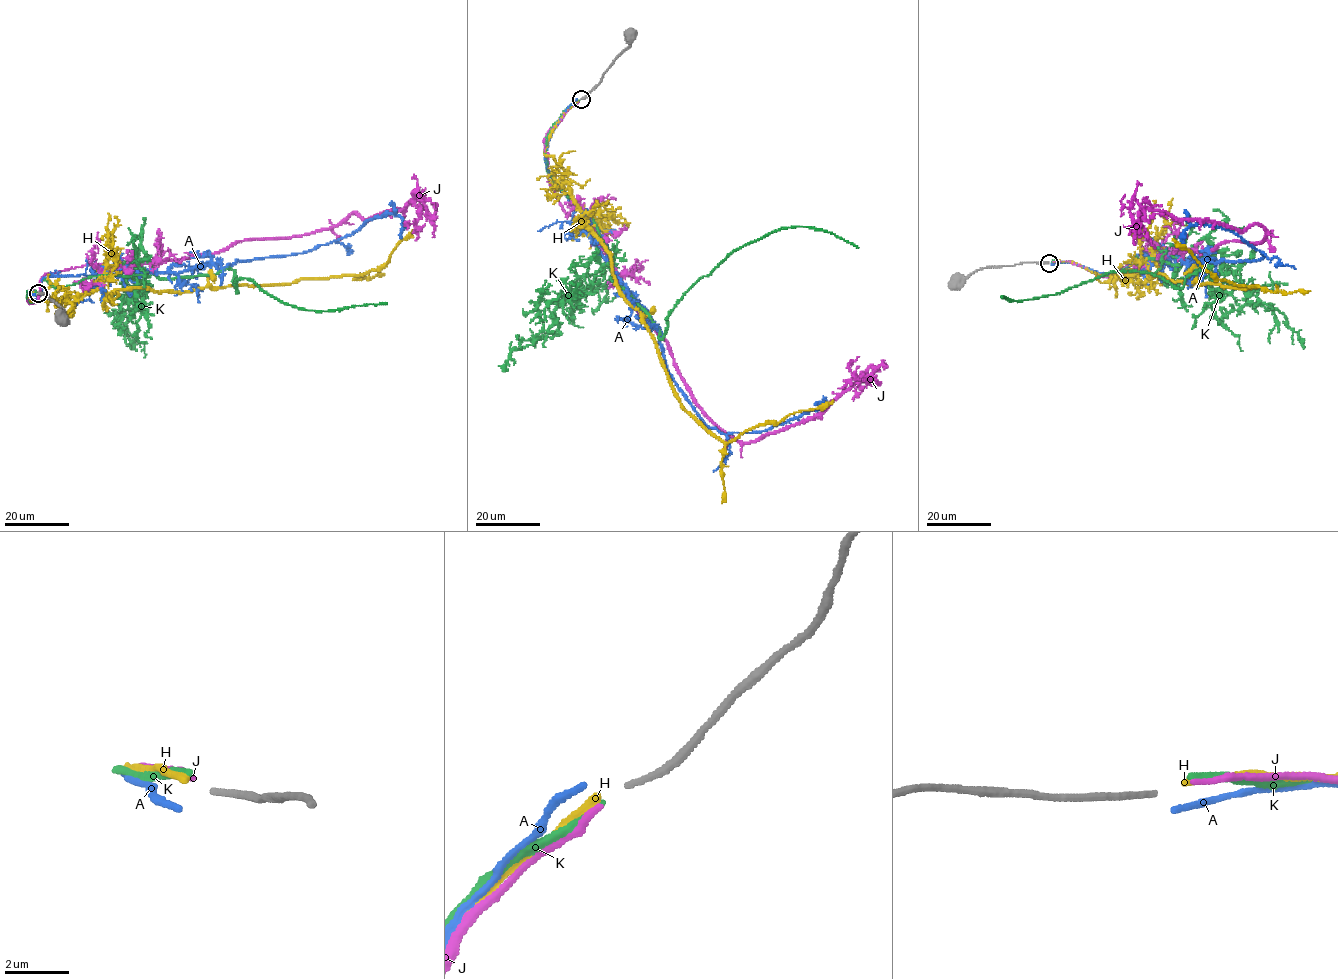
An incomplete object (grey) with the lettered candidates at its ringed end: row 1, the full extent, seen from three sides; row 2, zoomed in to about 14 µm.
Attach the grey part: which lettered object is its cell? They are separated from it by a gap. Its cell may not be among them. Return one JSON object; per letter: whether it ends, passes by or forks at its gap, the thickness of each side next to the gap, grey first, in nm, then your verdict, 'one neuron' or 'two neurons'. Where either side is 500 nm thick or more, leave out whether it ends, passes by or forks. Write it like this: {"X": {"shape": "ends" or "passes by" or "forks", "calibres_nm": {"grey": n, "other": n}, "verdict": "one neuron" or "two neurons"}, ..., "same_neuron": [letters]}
{"A": {"shape": "ends", "calibres_nm": {"grey": 170, "other": 190}, "verdict": "two neurons"}, "H": {"shape": "ends", "calibres_nm": {"grey": 170, "other": 240}, "verdict": "two neurons"}, "J": {"shape": "ends", "calibres_nm": {"grey": 170, "other": 180}, "verdict": "two neurons"}, "K": {"shape": "ends", "calibres_nm": {"grey": 170, "other": 200}, "verdict": "two neurons"}, "same_neuron": []}

